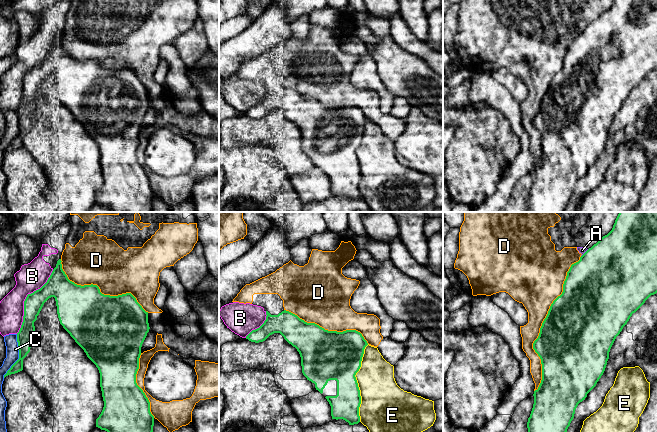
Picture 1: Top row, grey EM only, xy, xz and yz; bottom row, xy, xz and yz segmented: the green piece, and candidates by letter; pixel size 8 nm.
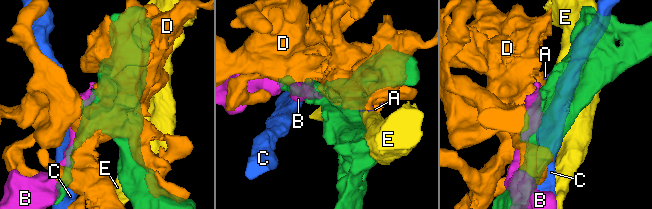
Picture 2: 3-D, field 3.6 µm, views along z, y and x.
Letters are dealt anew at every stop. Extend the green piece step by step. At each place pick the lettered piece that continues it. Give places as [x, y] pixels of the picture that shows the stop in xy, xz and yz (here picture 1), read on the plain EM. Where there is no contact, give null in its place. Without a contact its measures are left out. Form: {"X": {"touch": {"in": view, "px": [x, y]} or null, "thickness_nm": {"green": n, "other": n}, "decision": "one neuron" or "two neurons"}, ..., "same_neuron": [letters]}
{"A": {"touch": {"in": "yz", "px": [584, 29]}, "thickness_nm": {"green": 500, "other": 60}, "decision": "two neurons"}, "B": {"touch": {"in": "xy", "px": [25, 75]}, "thickness_nm": {"green": 150, "other": 220}, "decision": "two neurons"}, "C": {"touch": {"in": "xy", "px": [19, 132]}, "thickness_nm": {"green": 120, "other": 110}, "decision": "two neurons"}, "D": {"touch": {"in": "yz", "px": [542, 99]}, "thickness_nm": {"green": 500, "other": 280}, "decision": "two neurons"}, "E": {"touch": {"in": "xz", "px": [357, 159]}, "thickness_nm": {"green": 360, "other": 360}, "decision": "two neurons"}, "same_neuron": []}

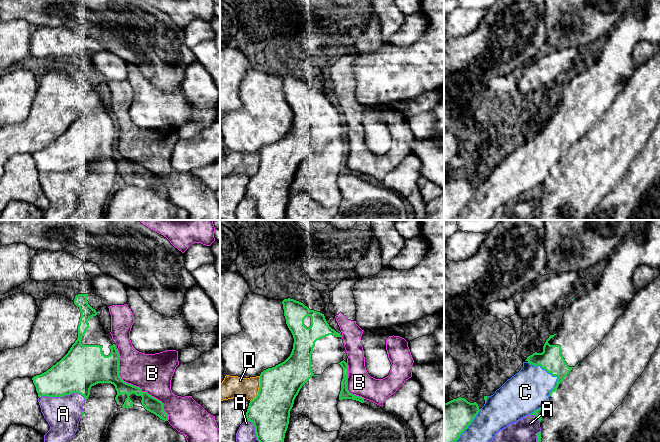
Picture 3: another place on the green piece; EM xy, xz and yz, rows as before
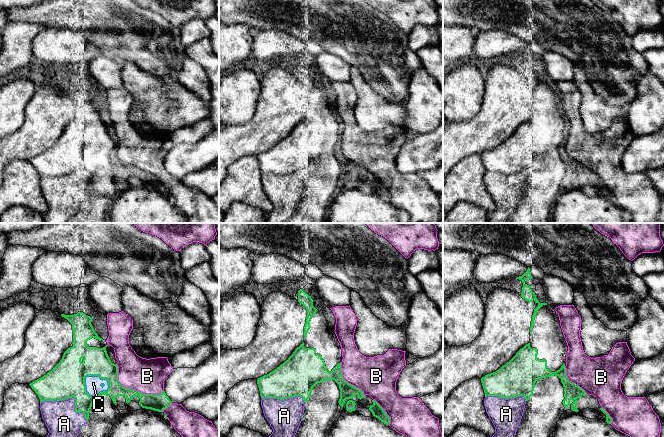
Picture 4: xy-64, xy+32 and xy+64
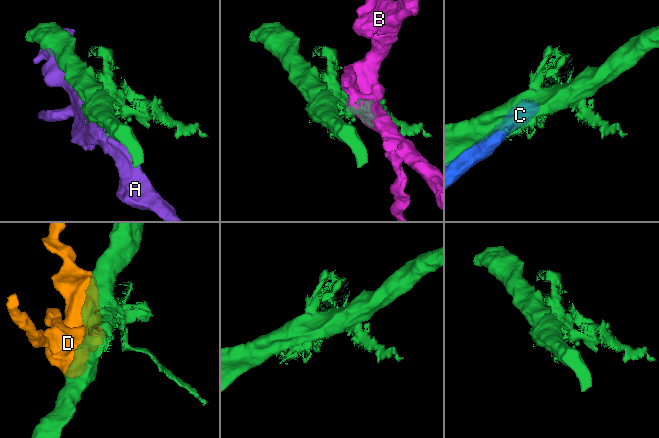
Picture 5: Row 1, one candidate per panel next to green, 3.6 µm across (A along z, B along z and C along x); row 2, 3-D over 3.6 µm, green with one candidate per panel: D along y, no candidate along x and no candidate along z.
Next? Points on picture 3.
{"A": {"touch": {"in": "xy", "px": [63, 171]}, "thickness_nm": {"green": 340, "other": 280}, "decision": "two neurons"}, "B": {"touch": {"in": "xy", "px": [135, 162]}, "thickness_nm": {"green": 180, "other": 320}, "decision": "two neurons"}, "C": {"touch": {"in": "yz", "px": [552, 151]}, "thickness_nm": {"green": 180, "other": 340}, "decision": "two neurons"}, "D": {"touch": {"in": "xz", "px": [259, 165]}, "thickness_nm": {"green": 320, "other": 180}, "decision": "two neurons"}, "same_neuron": []}

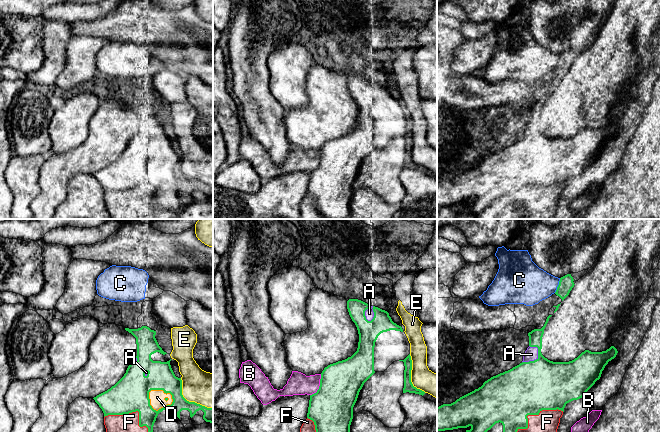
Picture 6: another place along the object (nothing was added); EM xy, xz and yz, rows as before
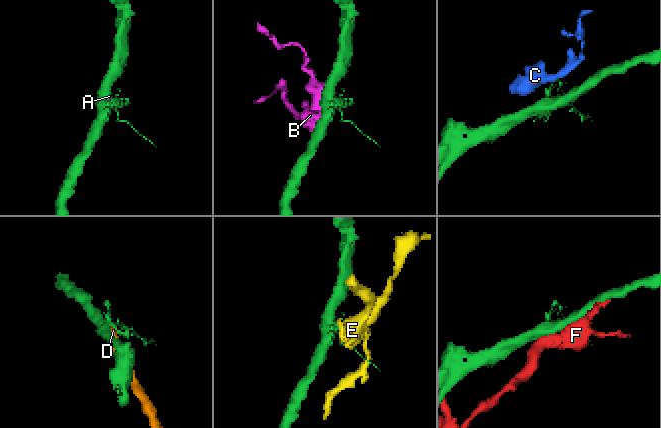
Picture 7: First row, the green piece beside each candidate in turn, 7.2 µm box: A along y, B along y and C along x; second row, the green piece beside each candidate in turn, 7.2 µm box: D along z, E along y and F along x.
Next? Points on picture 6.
{"A": {"touch": {"in": "yz", "px": [536, 135]}, "thickness_nm": {"green": 420, "other": 110}, "decision": "one neuron"}, "B": {"touch": {"in": "xz", "px": [319, 162]}, "thickness_nm": {"green": 360, "other": 180}, "decision": "two neurons"}, "C": {"touch": {"in": "yz", "px": [558, 61]}, "thickness_nm": {"green": 120, "other": 320}, "decision": "two neurons"}, "D": {"touch": {"in": "xy", "px": [163, 166]}, "thickness_nm": {"green": 280, "other": 130}, "decision": "two neurons"}, "E": {"touch": {"in": "xy", "px": [188, 177]}, "thickness_nm": {"green": 170, "other": 280}, "decision": "two neurons"}, "F": {"touch": {"in": "yz", "px": [527, 191]}, "thickness_nm": {"green": 420, "other": 280}, "decision": "two neurons"}, "same_neuron": ["A"]}

